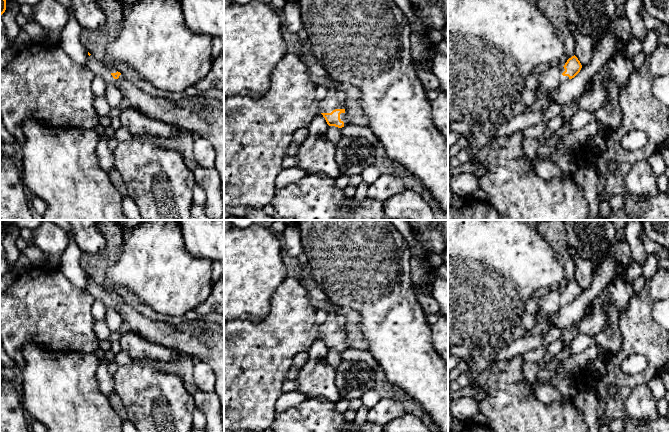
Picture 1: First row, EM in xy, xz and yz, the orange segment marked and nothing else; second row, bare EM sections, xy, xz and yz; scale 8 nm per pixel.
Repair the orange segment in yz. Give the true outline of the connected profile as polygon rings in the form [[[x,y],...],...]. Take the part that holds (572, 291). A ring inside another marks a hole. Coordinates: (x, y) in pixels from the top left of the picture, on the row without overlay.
[[[574,279],[567,284],[564,290],[550,290],[548,294],[541,297],[537,307],[537,322],[546,318],[549,314],[554,314],[562,307],[574,302],[581,294],[582,289]]]

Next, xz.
[[[330,314],[326,321],[318,326],[317,338],[322,338],[329,350],[342,352],[349,349],[346,342],[345,330],[348,320],[341,314]]]

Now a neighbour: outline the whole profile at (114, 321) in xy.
[[[107,308],[105,322],[112,332],[120,331],[122,328],[122,318],[113,308]]]

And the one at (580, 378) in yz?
[[[583,370],[574,375],[574,380],[577,386],[586,386],[586,379],[587,375]]]

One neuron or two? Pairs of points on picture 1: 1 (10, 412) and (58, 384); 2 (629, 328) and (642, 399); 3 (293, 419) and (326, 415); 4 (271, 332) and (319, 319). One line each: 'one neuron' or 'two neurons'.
1: two neurons
2: two neurons
3: one neuron
4: two neurons

